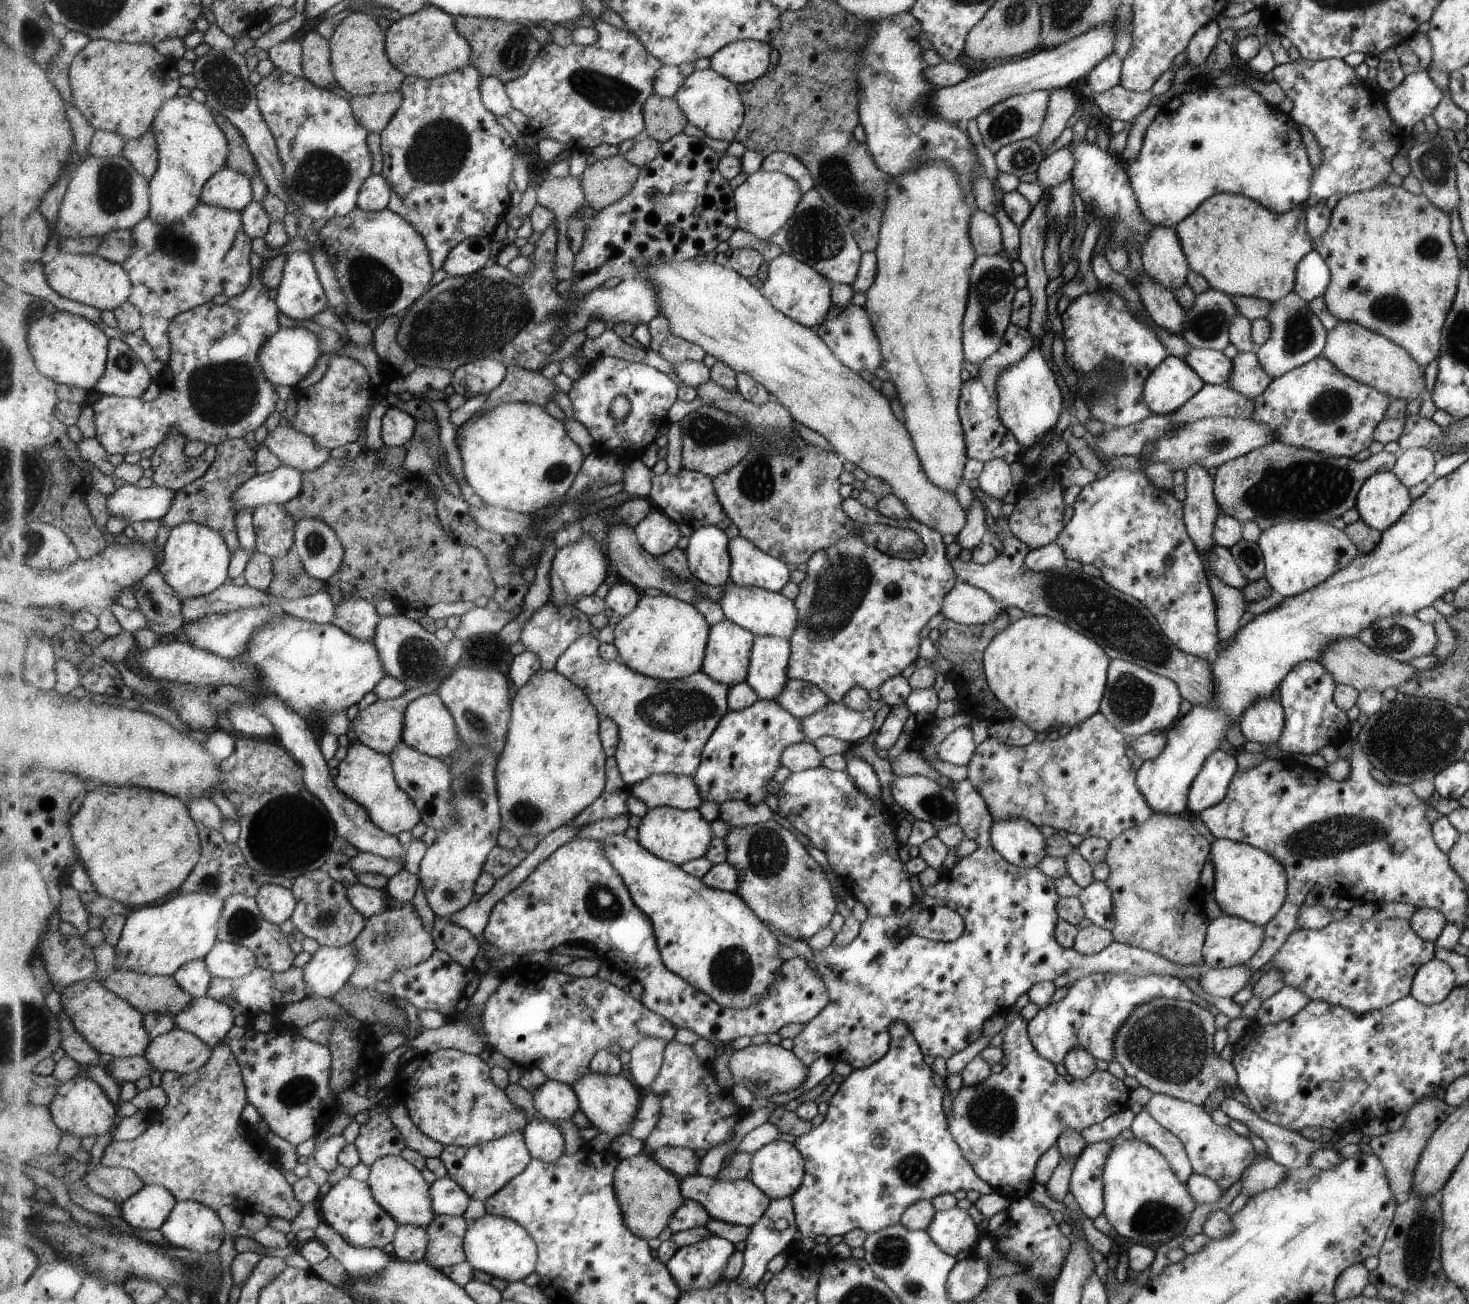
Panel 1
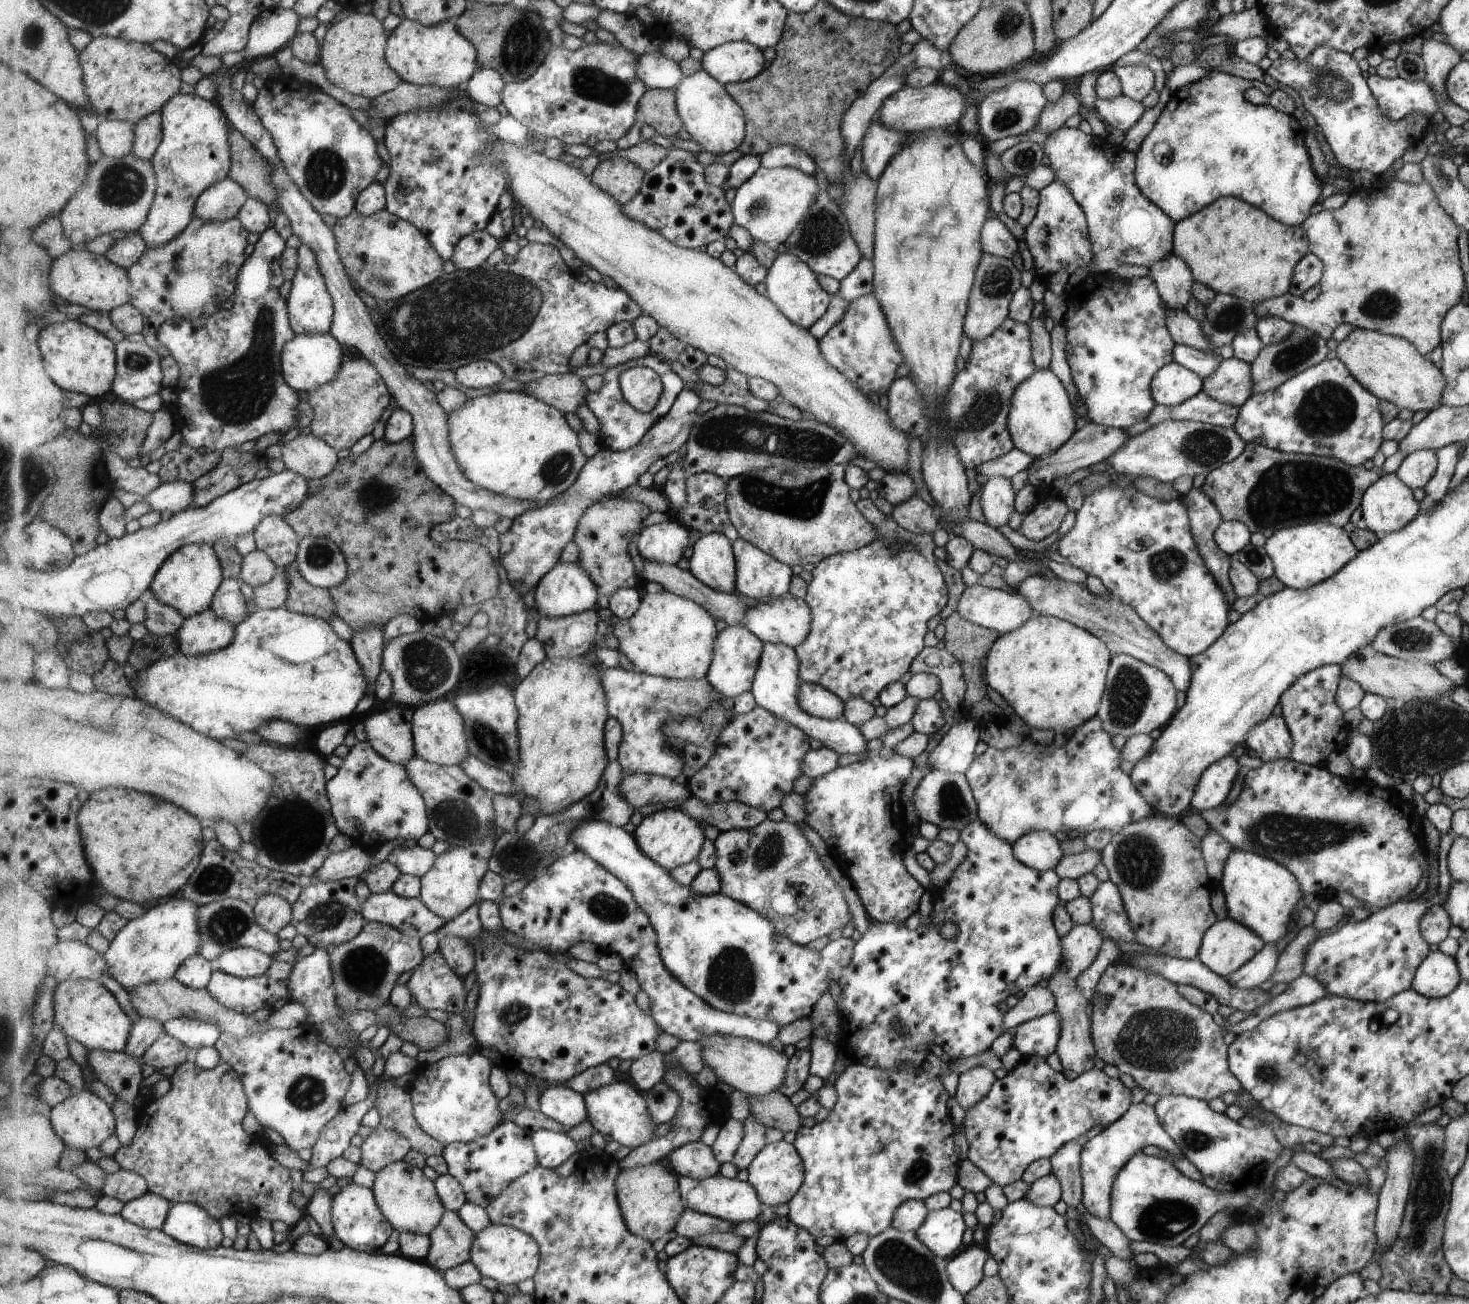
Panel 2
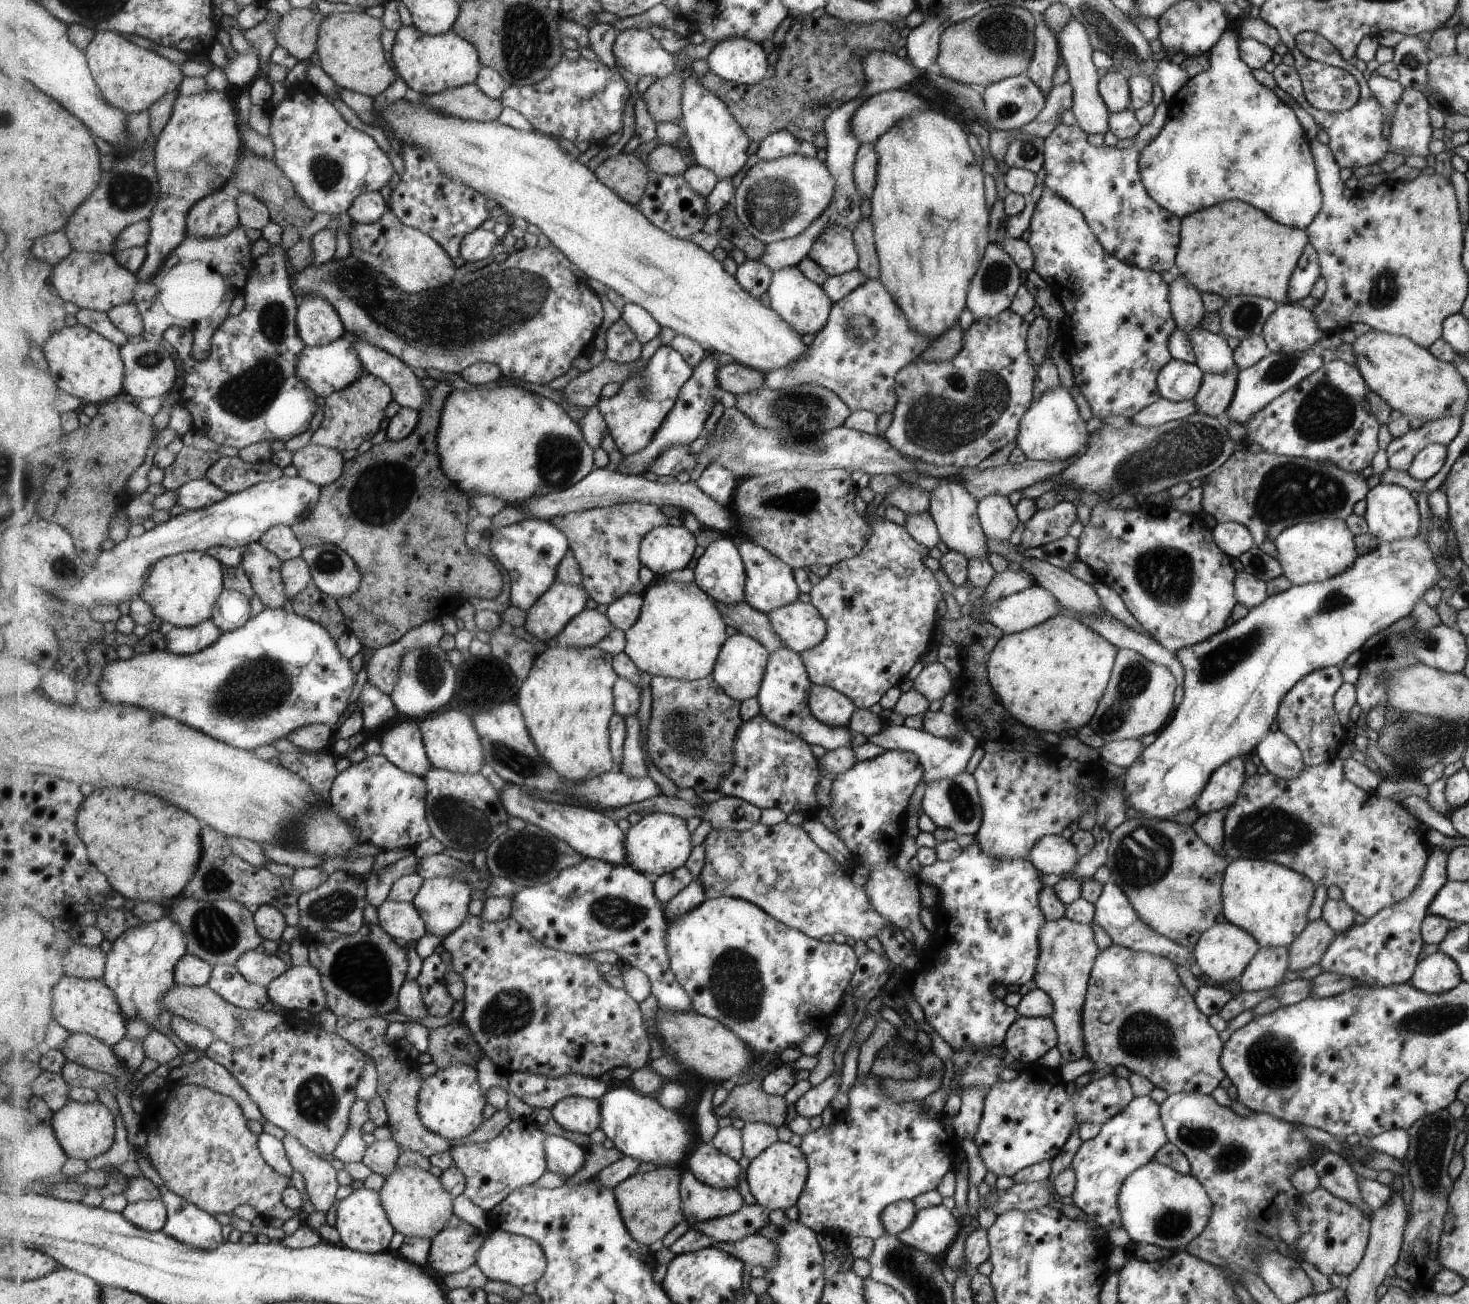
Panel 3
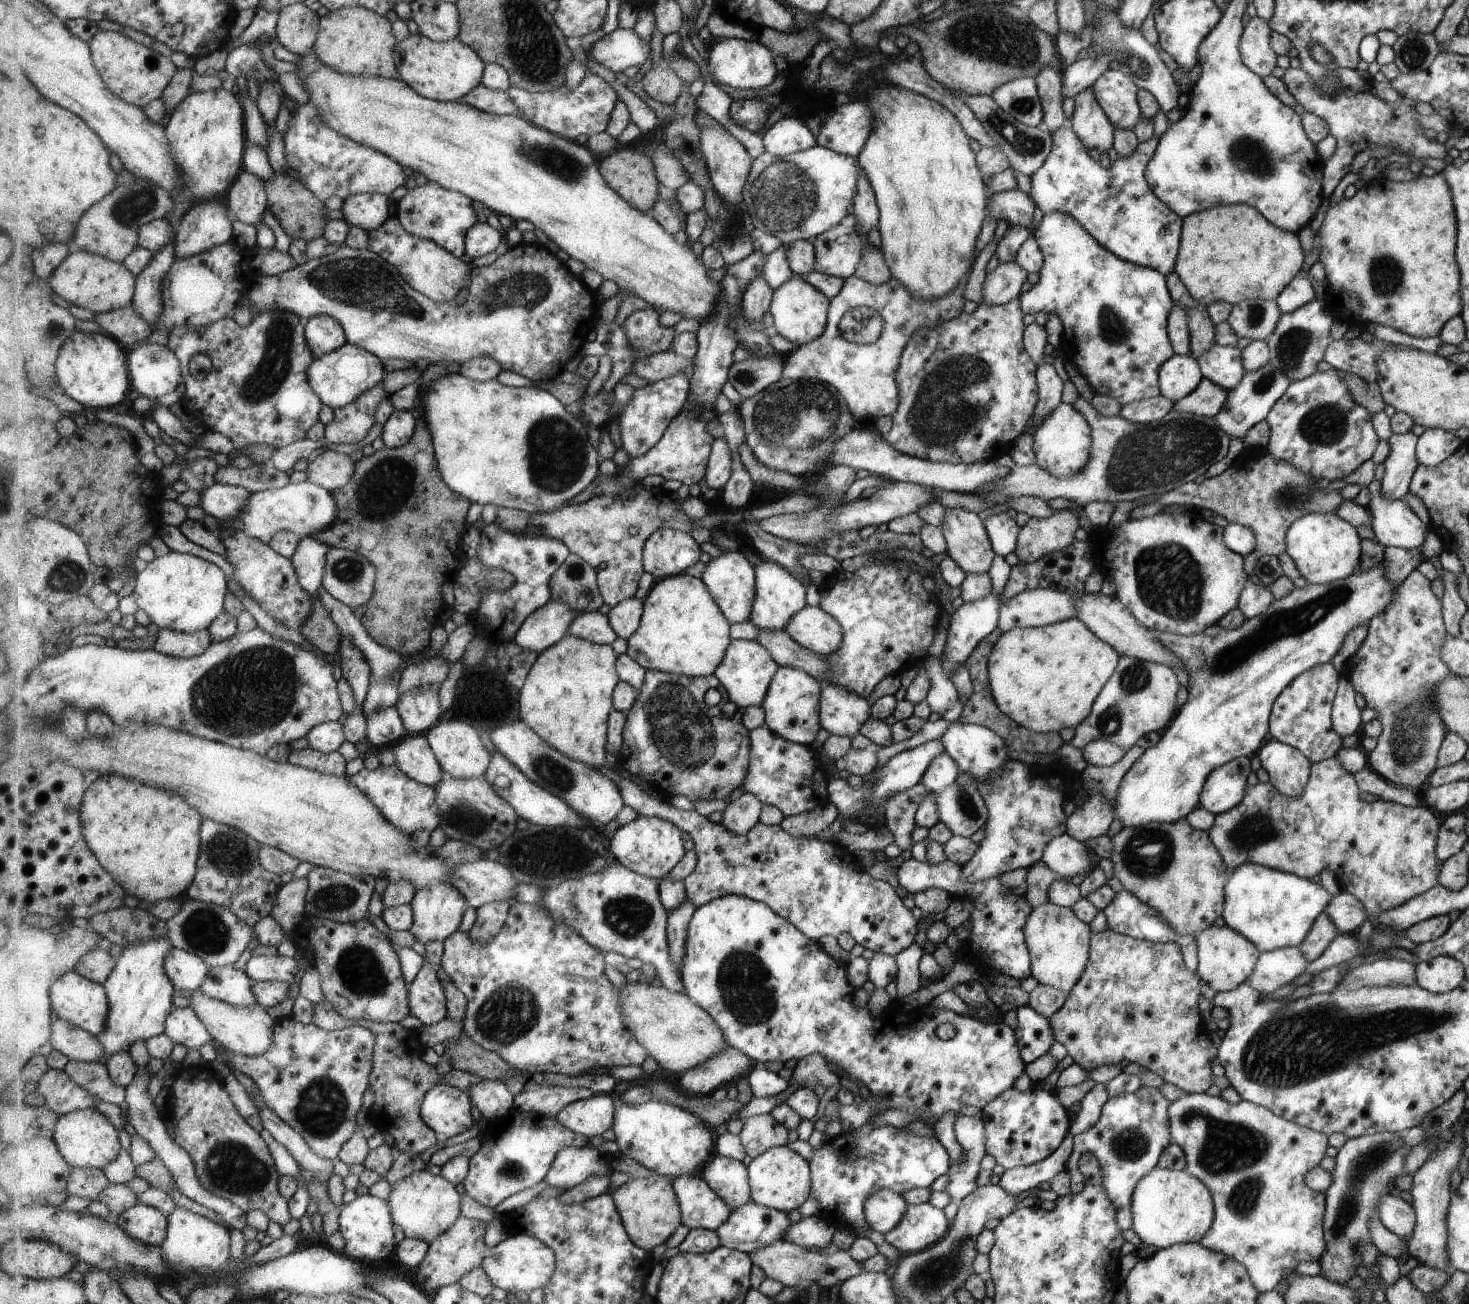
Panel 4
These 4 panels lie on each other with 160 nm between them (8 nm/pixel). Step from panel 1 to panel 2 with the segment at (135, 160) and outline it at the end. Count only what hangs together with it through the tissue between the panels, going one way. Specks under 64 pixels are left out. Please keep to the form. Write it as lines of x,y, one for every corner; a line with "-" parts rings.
157,111
142,118
136,126
136,139
132,152
139,158
149,159
155,156
163,142
163,113

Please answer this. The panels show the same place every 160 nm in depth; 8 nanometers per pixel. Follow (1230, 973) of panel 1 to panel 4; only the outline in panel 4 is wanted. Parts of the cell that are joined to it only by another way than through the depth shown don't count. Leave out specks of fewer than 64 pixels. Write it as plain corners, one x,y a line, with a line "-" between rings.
1283,947
1259,953
1252,974
1245,984
1266,995
1276,988
1291,983
1299,976
1308,962
1297,947

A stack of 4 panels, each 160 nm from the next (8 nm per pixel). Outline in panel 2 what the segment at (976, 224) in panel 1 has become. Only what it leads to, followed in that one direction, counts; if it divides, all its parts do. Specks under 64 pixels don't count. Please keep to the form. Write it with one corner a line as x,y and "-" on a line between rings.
990,216
984,222
980,234
982,249
989,254
1011,259
1017,251
1016,238
1009,233
996,216

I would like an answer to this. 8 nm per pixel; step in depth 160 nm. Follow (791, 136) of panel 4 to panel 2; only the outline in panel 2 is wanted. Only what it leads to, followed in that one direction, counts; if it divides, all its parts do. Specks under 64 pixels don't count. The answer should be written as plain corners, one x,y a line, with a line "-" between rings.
789,143
773,146
772,149
767,149
760,157
762,166
770,169
792,166
812,175
817,170
816,160
807,151

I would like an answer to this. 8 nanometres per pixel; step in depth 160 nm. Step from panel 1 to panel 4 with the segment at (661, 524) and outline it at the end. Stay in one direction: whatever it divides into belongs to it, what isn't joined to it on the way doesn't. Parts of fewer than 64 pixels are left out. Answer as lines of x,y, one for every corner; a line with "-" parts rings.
661,527
648,538
644,548
644,572
649,572
656,581
683,574
687,568
701,560
701,546
688,532

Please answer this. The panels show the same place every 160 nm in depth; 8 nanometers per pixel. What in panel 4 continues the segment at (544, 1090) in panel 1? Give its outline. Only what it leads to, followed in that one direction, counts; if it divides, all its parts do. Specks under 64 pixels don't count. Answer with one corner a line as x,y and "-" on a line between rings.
595,1093
568,1104
556,1116
562,1125
586,1137
603,1134
614,1128
616,1098
611,1093

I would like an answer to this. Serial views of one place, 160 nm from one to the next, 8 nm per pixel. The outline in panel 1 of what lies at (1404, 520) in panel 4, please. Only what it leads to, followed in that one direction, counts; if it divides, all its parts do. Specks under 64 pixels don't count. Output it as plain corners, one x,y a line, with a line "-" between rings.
1393,472
1373,473
1356,494
1354,509
1367,526
1383,532
1411,506
1412,500
1407,490

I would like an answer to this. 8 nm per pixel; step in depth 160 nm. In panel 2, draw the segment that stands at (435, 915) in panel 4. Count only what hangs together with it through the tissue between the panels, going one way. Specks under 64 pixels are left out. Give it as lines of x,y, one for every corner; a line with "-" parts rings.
495,829
486,839
476,842
471,846
450,847
449,850
437,857
437,862
433,865
433,868
425,876
422,876
422,893
419,897
429,907
431,912
434,912
446,921
450,921
453,918
457,918
457,916
461,916
467,908
471,908
475,902
481,900
478,895
480,893
480,884
490,870
489,863
496,845
496,840
493,840
493,836
495,836
494,831

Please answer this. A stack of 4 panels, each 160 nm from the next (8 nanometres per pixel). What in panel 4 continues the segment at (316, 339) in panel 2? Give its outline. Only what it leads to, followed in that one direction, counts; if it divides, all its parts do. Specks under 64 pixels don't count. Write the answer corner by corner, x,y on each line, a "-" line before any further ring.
349,342
332,353
315,358
308,372
309,380
324,404
333,409
351,405
362,394
379,385
388,373
383,368
382,358

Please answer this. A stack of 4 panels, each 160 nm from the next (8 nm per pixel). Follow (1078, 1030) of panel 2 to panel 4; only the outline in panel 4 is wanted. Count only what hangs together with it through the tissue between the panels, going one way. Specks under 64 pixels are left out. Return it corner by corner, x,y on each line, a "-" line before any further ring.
1052,902
1039,903
1031,909
1027,921
1024,922
1024,937
1027,942
1028,953
1031,955
1031,975
1039,985
1058,988
1067,994
1076,982
1080,980
1085,965
1088,964
1088,948
1091,932
1088,923
1081,922
1070,907
1060,907

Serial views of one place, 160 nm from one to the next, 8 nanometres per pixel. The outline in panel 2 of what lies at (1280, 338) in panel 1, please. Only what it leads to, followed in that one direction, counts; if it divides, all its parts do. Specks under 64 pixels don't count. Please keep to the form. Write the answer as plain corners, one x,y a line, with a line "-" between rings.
1293,324
1293,326
1292,332
1278,343
1263,345
1255,360
1250,362
1251,395
1275,390
1279,385
1283,385
1288,378
1295,377
1302,370
1324,360
1328,351
1325,339
1301,325

